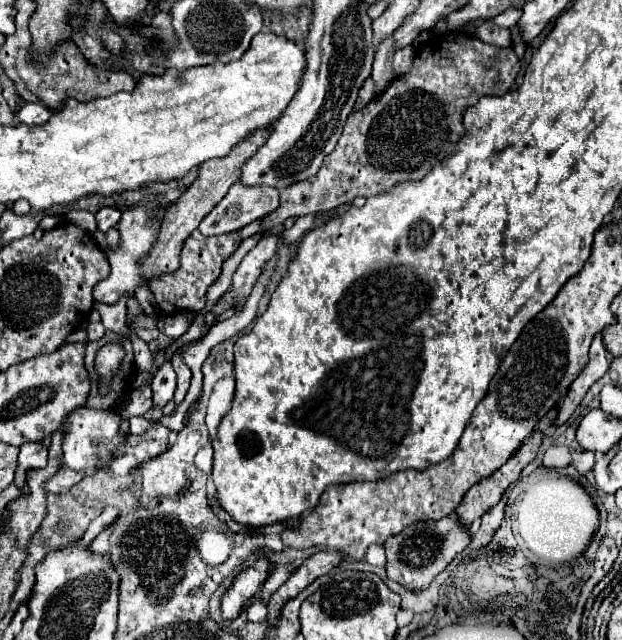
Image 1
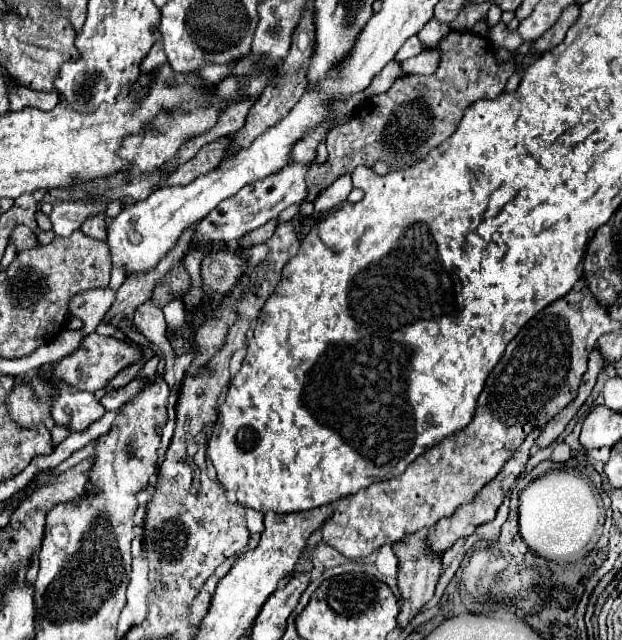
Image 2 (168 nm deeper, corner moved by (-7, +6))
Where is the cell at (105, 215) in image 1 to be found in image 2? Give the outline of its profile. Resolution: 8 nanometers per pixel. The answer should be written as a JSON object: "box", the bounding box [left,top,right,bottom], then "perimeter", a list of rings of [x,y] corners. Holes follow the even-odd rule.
{"box":[81,212,107,240],"perimeter":[[[99,212],[99,216],[91,216],[83,222],[81,230],[91,236],[91,238],[99,238],[105,240],[107,238],[107,222],[105,222],[105,212]]]}

